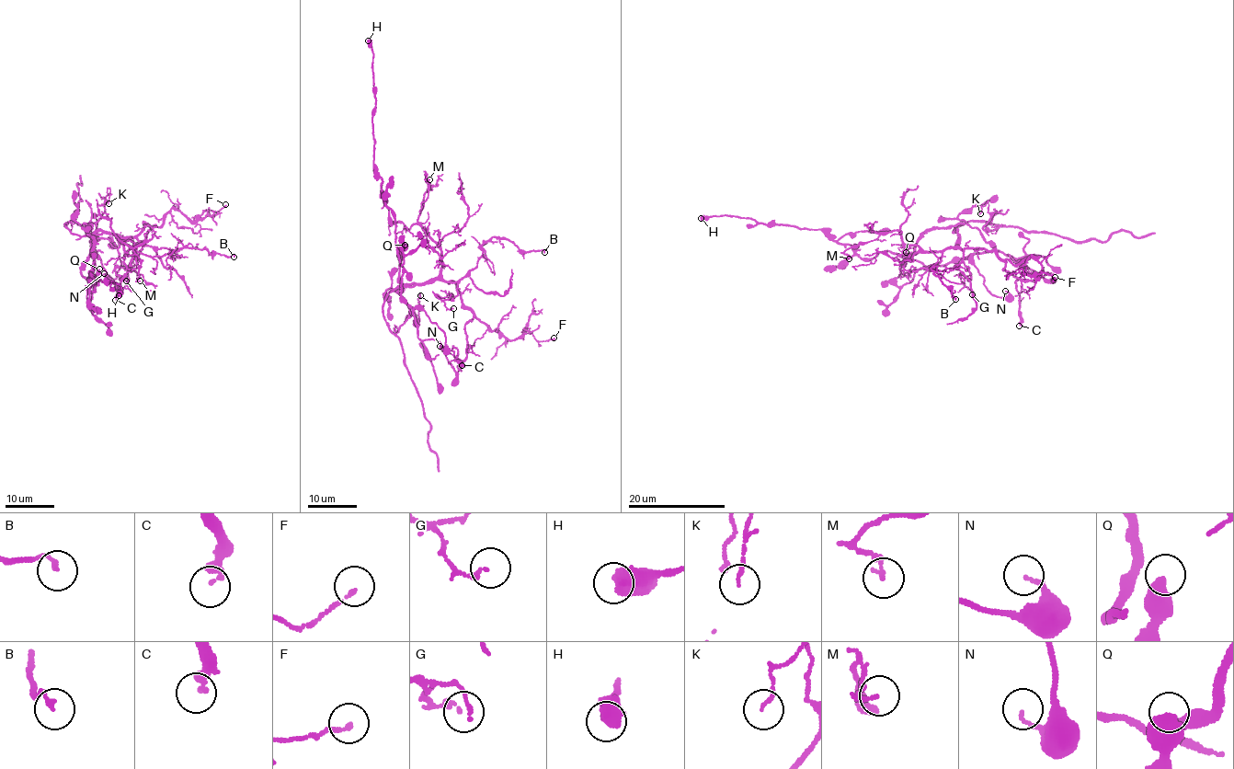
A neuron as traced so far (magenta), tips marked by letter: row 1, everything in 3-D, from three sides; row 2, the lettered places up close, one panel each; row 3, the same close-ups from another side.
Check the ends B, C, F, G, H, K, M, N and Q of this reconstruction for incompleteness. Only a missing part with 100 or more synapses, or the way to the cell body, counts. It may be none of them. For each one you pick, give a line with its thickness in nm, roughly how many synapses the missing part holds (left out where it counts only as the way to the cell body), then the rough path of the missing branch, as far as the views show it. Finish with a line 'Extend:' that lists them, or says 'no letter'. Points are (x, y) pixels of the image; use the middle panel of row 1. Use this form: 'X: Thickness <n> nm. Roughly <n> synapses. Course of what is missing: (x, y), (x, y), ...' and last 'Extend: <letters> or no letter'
Extend: no letter

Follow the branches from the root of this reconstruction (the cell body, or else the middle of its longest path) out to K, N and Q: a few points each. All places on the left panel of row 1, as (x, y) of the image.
K: (94, 240), (87, 233), (91, 224), (81, 235), (63, 223), (89, 225), (99, 220), (108, 189), (108, 203)
N: (94, 240), (87, 233), (92, 225), (85, 224), (93, 234), (90, 249), (110, 280), (104, 273)
Q: (94, 240), (94, 269), (87, 277), (90, 283), (87, 289), (90, 308), (92, 288), (99, 269)

